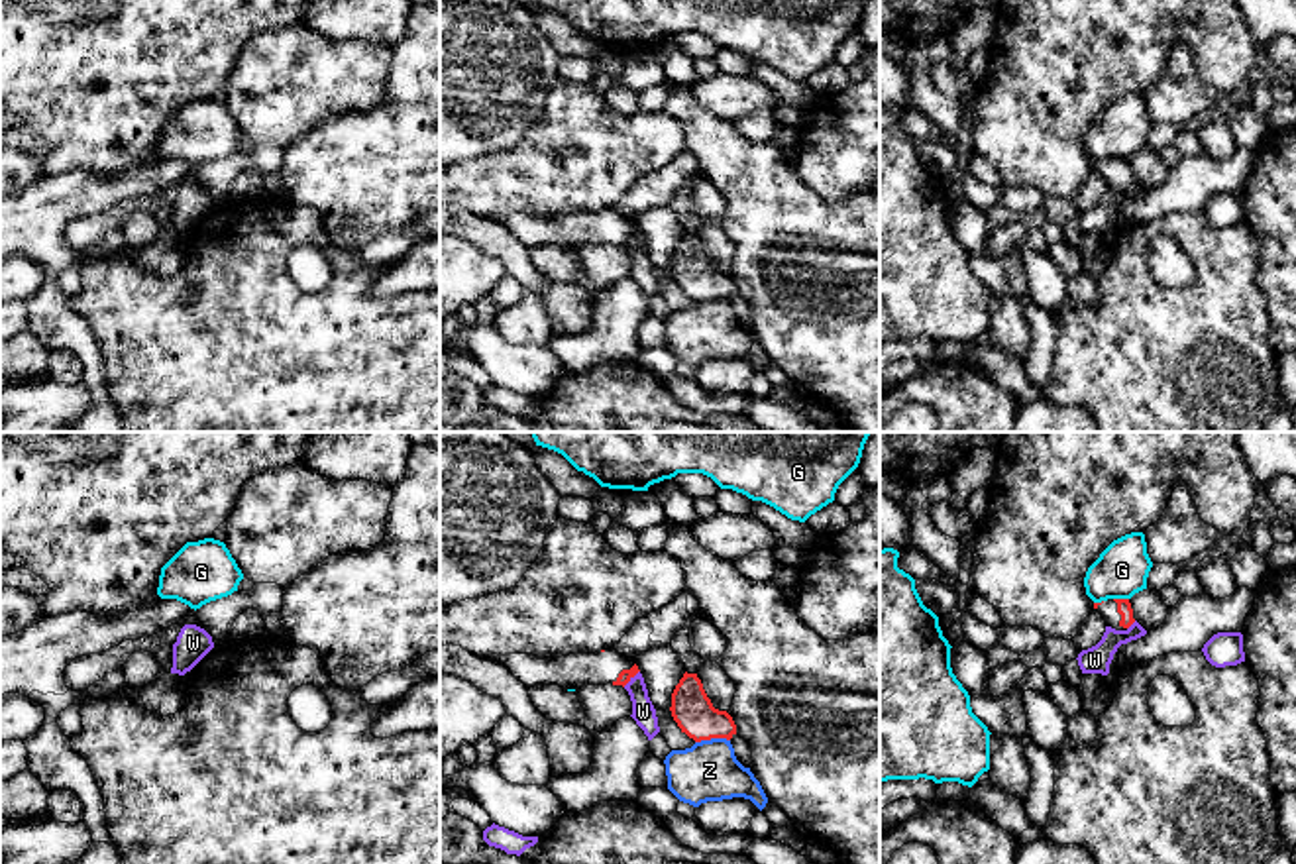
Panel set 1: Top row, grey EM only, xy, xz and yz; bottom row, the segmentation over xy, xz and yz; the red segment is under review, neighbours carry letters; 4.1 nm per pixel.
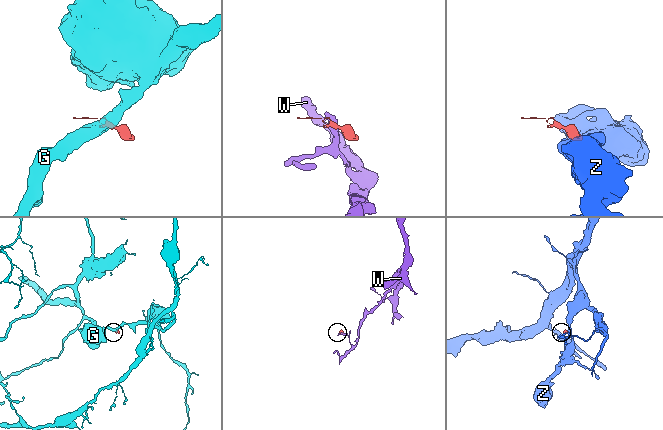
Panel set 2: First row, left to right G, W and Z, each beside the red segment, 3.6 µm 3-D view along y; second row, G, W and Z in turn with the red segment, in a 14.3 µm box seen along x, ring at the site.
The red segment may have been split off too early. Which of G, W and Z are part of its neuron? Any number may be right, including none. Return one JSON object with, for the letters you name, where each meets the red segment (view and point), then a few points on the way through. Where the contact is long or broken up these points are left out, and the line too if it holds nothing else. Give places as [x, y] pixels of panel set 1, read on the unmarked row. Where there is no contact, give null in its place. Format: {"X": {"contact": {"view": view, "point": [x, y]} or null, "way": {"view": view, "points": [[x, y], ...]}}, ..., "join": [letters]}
{"join": []}

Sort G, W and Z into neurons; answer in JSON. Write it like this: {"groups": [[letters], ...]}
{"groups": [["G"], ["W"], ["Z"]]}

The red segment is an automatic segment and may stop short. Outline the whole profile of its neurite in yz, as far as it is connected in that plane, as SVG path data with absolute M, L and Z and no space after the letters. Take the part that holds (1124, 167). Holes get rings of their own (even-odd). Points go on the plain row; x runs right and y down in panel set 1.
M1107 159L1094 163L1094 169L1115 190L1127 190L1135 183L1129 159Z

